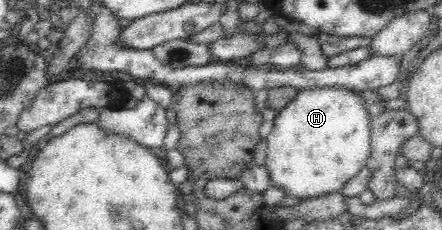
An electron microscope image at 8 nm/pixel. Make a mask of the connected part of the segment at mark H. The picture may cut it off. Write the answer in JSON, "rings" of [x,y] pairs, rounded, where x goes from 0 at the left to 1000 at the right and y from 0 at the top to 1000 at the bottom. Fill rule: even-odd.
{"rings":[[[740,378],[740,383],[688,383],[679,387],[670,417],[633,474],[629,496],[618,522],[615,574],[602,604],[606,648],[602,661],[602,730],[609,739],[615,804],[633,804],[645,826],[645,843],[654,878],[665,874],[672,861],[715,861],[715,852],[729,852],[729,843],[742,843],[742,835],[767,830],[778,791],[787,791],[790,774],[796,774],[803,757],[814,748],[814,735],[826,722],[833,678],[839,661],[839,504],[830,487],[830,443],[819,422],[819,409],[796,396],[796,387],[783,387],[778,378]]]}

